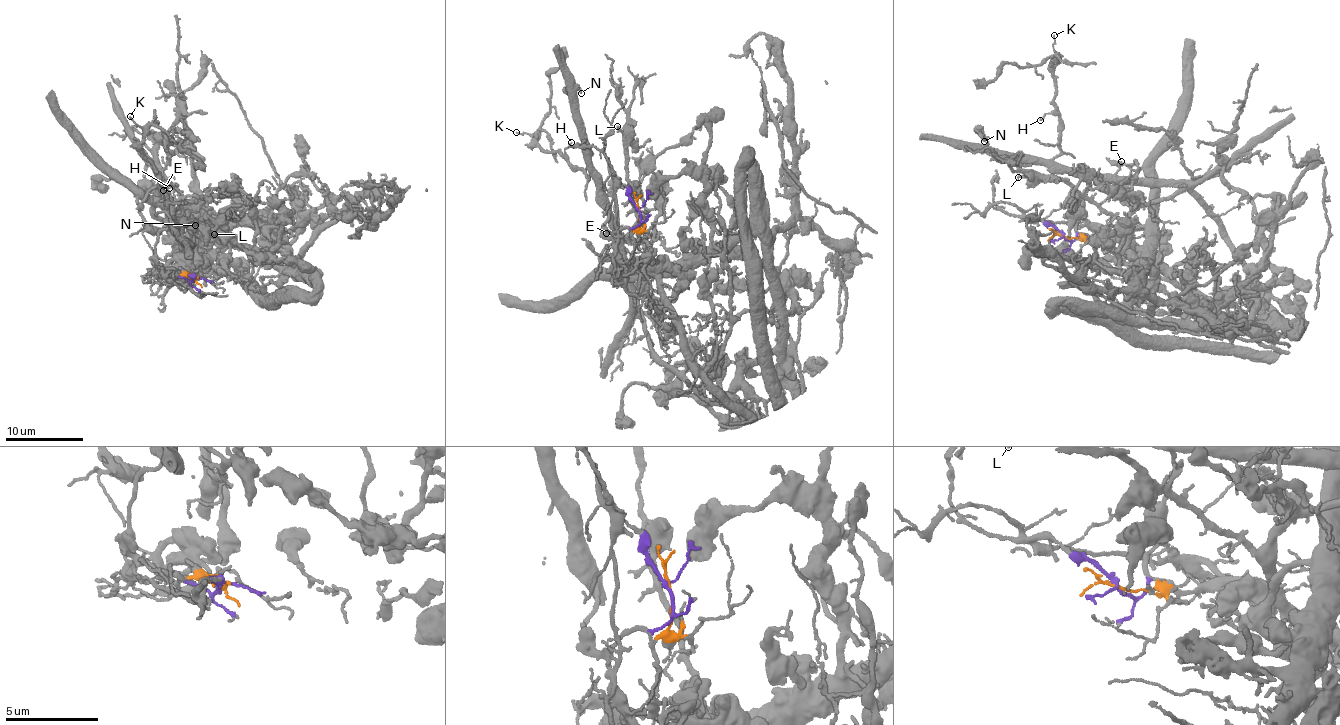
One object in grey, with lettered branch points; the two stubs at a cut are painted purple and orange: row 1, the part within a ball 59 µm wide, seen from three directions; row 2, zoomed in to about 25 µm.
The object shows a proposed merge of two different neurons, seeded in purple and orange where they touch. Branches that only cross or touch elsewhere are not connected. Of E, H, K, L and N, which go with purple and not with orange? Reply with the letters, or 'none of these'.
E, H, K, N

